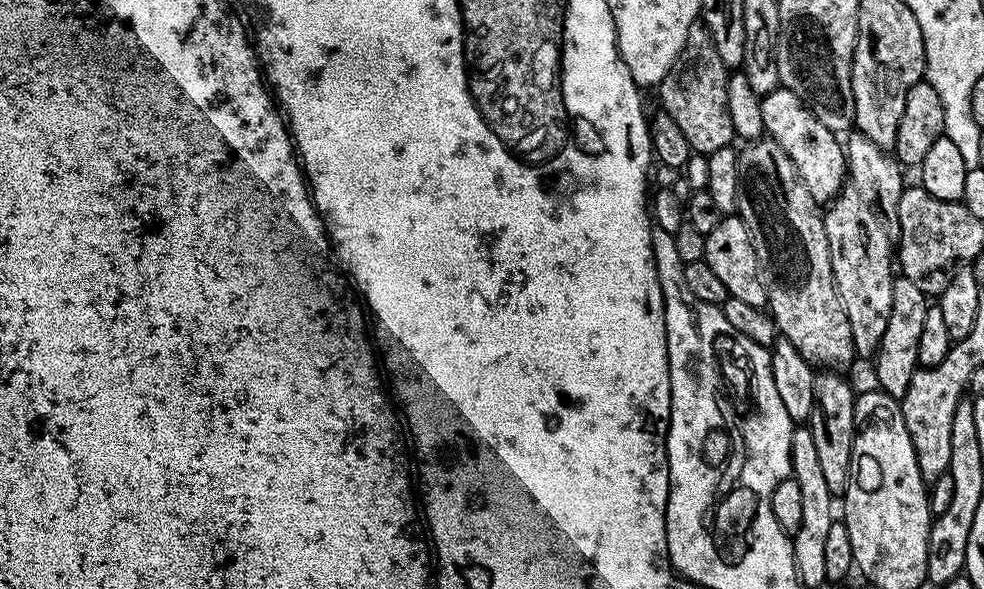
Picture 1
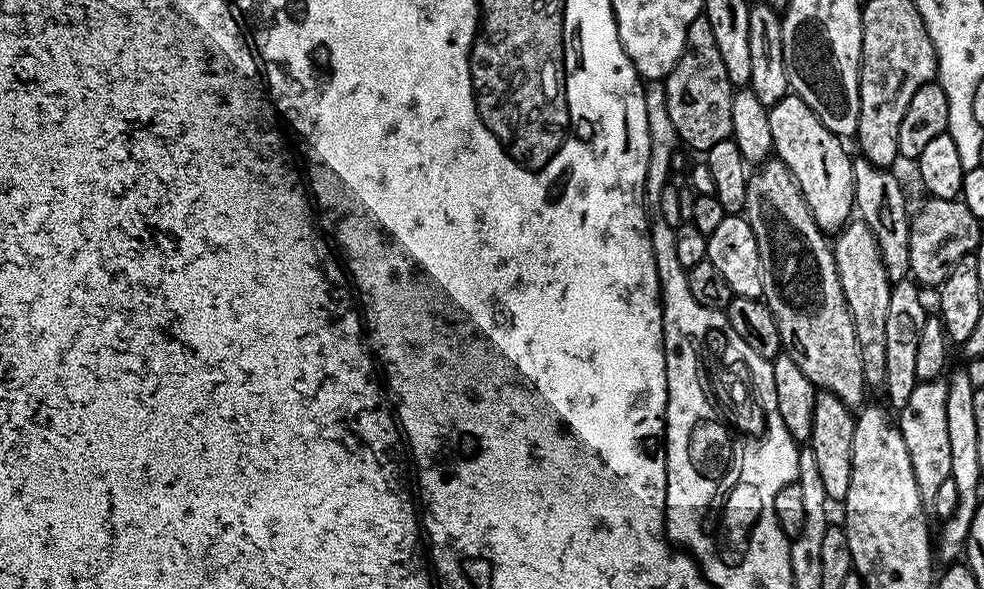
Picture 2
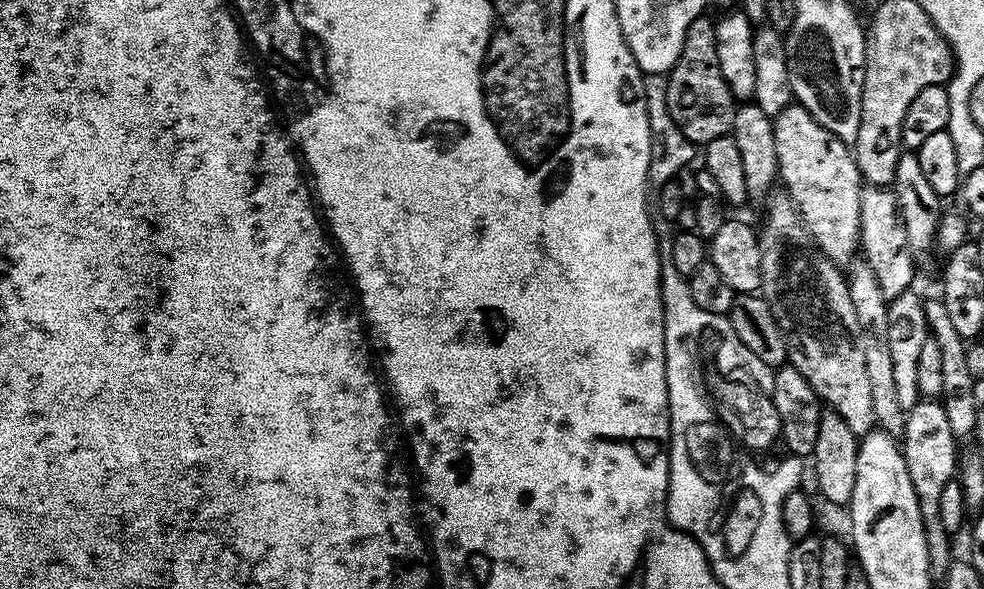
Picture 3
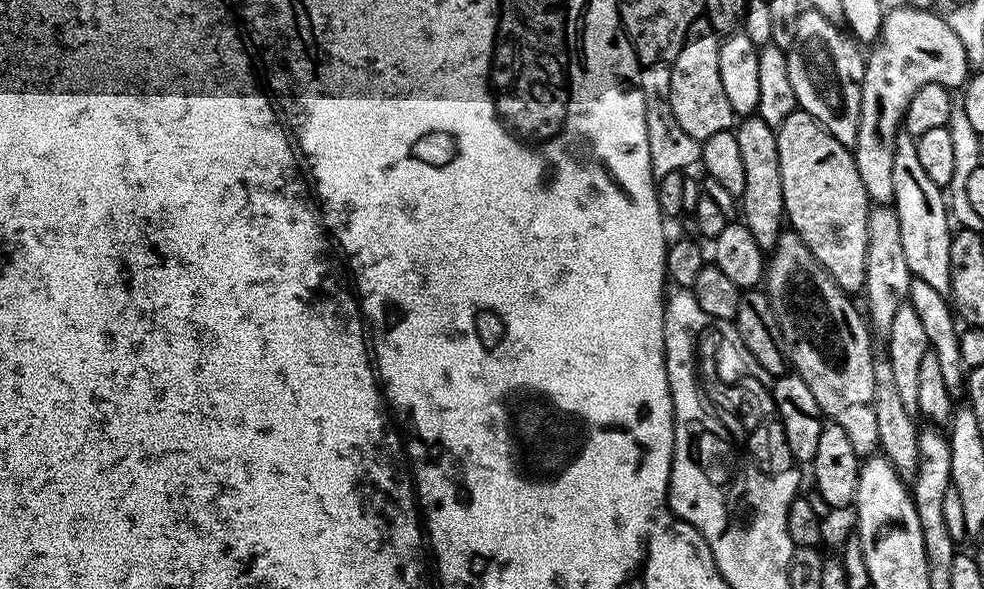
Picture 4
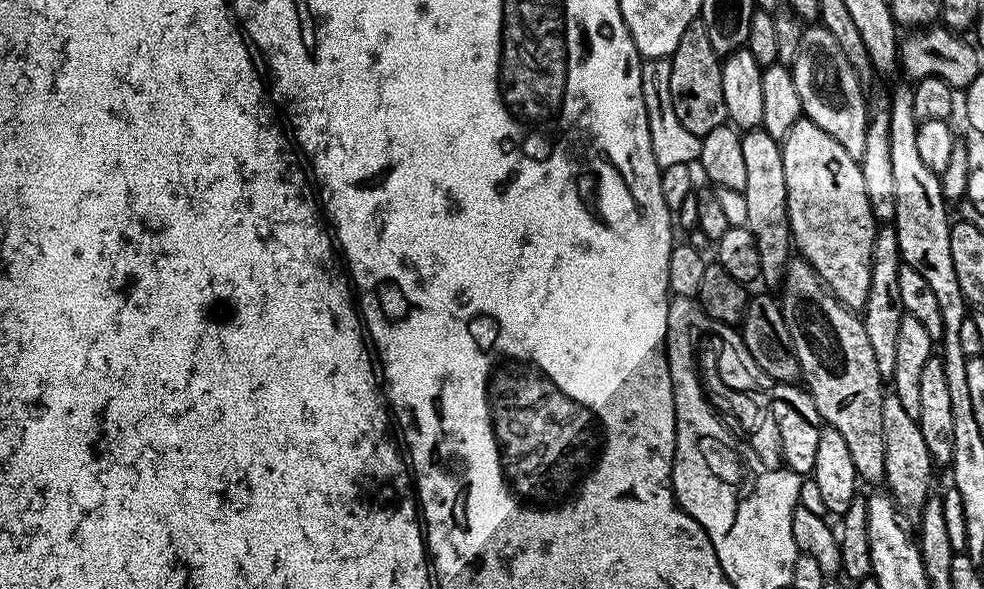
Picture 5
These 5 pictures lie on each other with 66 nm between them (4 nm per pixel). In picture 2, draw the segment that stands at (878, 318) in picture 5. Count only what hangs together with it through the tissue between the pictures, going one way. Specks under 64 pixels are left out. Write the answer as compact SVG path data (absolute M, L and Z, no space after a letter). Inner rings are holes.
M856 158L852 161L852 177L856 183L854 186L855 211L858 213L859 219L864 220L866 226L870 226L870 230L878 242L878 250L882 254L886 274L889 280L893 282L905 279L909 275L908 267L910 266L910 226L908 225L910 207L908 208L908 200L904 197L904 188L900 185L900 180L894 173L895 171L874 166L869 160L863 158Z

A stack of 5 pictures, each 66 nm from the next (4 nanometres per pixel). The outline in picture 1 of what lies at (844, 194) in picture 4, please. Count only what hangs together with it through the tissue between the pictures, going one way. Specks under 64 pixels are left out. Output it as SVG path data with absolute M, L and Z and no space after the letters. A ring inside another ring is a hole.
M783 86L766 94L760 101L762 122L765 133L786 150L790 162L798 170L806 190L817 202L828 202L839 196L840 189L846 184L846 165L844 163L844 145L841 137L830 131L805 106L804 100L794 94L794 90Z

